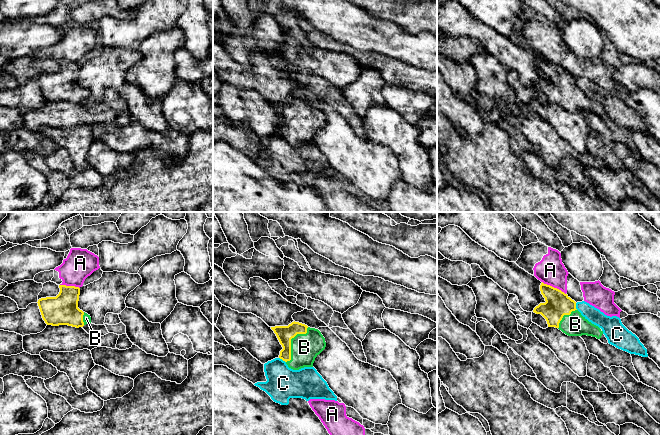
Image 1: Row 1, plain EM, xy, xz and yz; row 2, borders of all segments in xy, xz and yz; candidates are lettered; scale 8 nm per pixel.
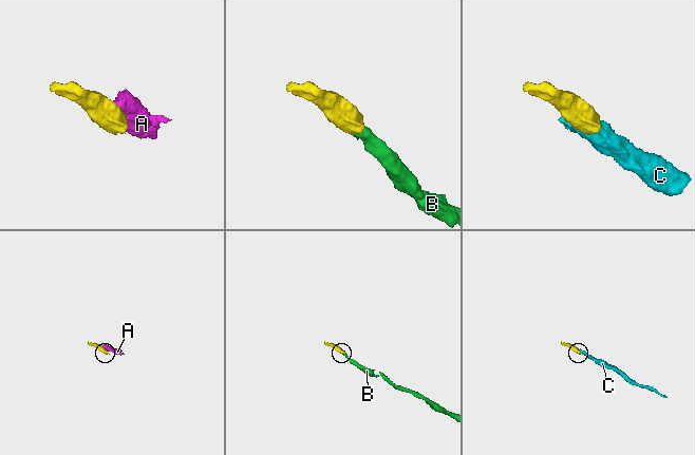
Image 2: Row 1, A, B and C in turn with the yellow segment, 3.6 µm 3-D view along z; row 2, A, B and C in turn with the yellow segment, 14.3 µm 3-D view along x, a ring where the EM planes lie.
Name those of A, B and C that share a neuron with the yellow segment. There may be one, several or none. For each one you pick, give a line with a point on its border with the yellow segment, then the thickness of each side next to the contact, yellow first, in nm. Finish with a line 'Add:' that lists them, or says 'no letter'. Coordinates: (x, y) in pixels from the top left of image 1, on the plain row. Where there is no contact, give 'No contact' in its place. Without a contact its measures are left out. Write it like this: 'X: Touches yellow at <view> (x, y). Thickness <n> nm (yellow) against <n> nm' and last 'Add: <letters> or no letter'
B: Touches yellow at xz (290, 117). Thickness 130 nm (yellow) against 220 nm
Add: B

